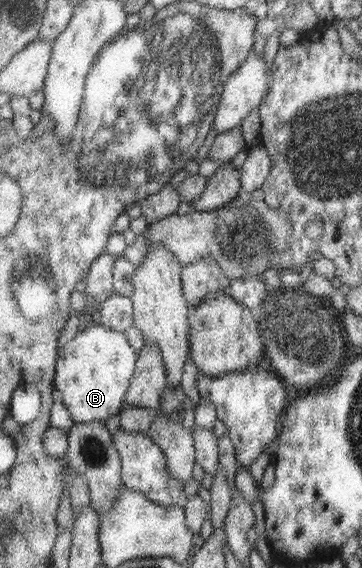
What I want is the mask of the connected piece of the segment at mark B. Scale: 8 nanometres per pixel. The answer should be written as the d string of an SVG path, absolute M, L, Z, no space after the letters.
M96 326L78 335L58 350L54 385L77 423L109 420L119 415L130 390L138 362L137 350L123 331Z

